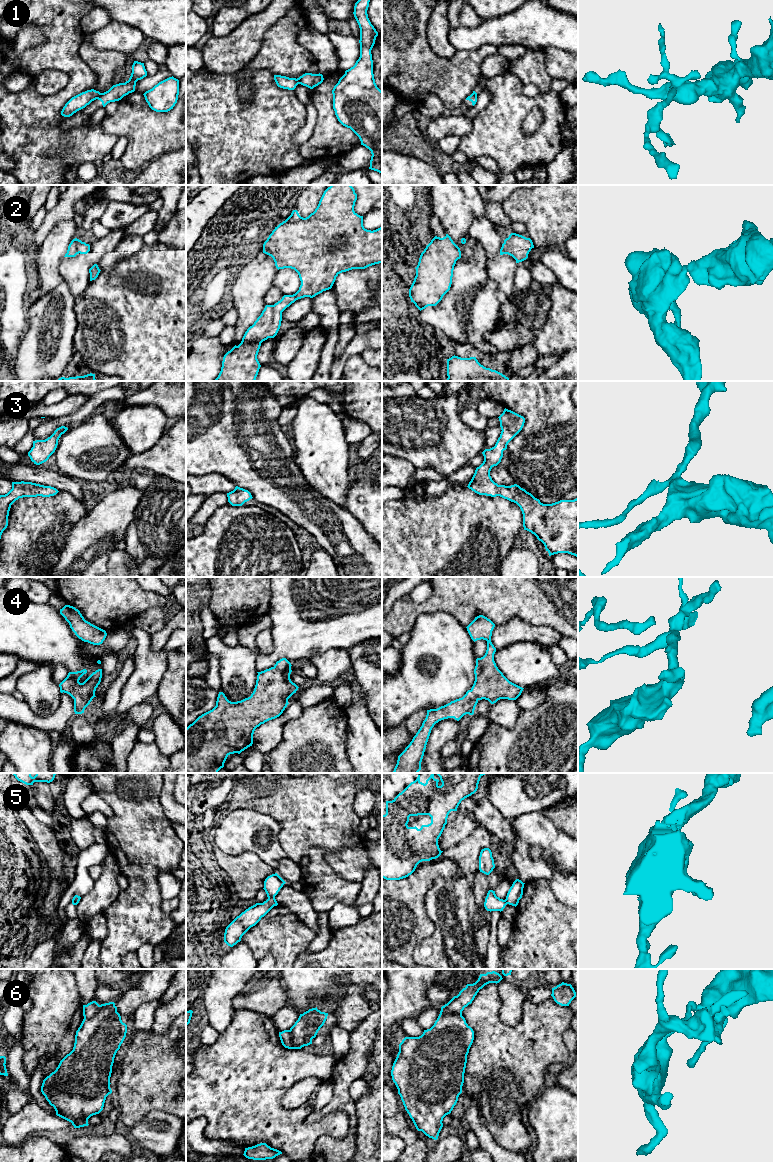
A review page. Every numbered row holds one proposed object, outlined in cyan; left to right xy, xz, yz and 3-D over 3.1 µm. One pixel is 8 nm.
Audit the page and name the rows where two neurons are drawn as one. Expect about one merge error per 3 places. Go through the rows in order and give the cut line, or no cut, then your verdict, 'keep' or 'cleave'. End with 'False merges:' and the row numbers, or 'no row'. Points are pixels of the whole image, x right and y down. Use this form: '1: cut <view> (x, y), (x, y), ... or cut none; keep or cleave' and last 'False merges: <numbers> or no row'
1: cut xy (102, 93), (97, 98); cleave
2: cut none; keep
3: cut none; keep
4: cut none; keep
5: cut xz (274, 896), (268, 898); cleave
6: cut yz (442, 1006), (447, 1012), (461, 1014); cleave
False merges: 1, 5, 6

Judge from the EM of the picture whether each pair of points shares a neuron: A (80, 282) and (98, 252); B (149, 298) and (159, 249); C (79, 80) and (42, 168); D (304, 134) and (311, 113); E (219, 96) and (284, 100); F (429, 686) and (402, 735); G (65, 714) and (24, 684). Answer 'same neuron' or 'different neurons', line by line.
A: same neuron
B: same neuron
C: same neuron
D: same neuron
E: same neuron
F: different neurons
G: different neurons

